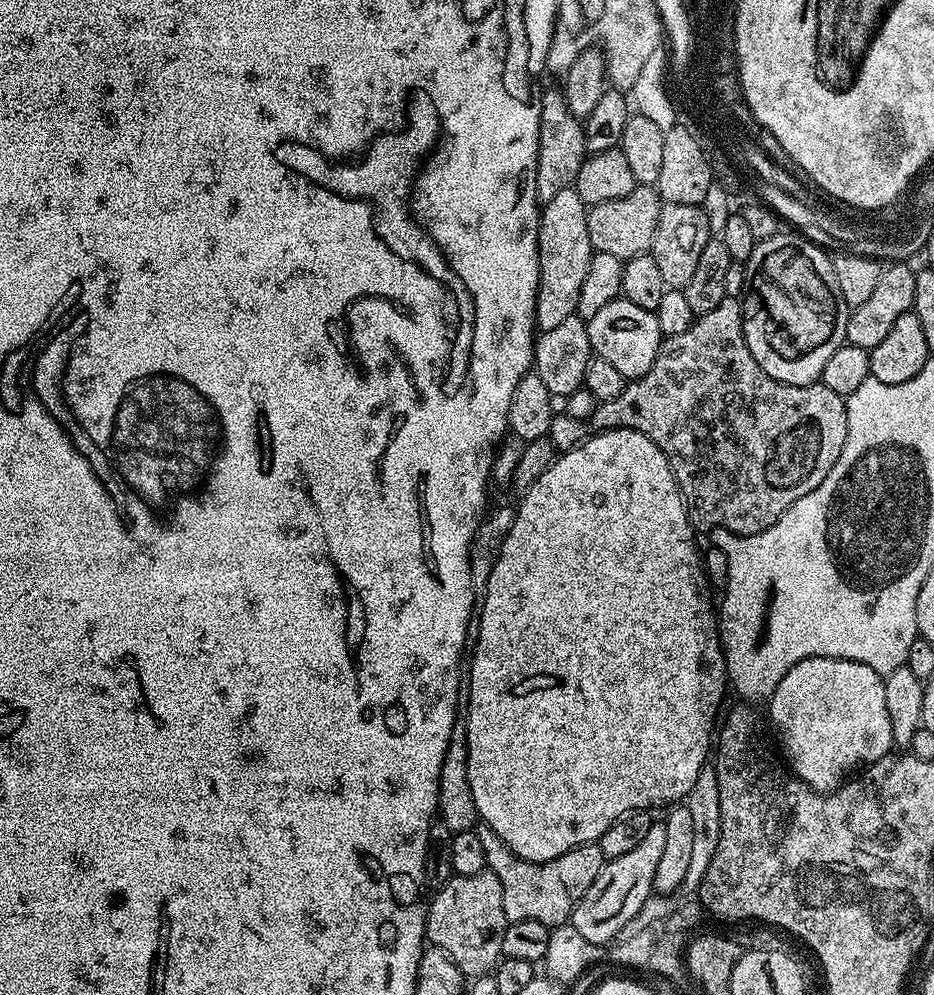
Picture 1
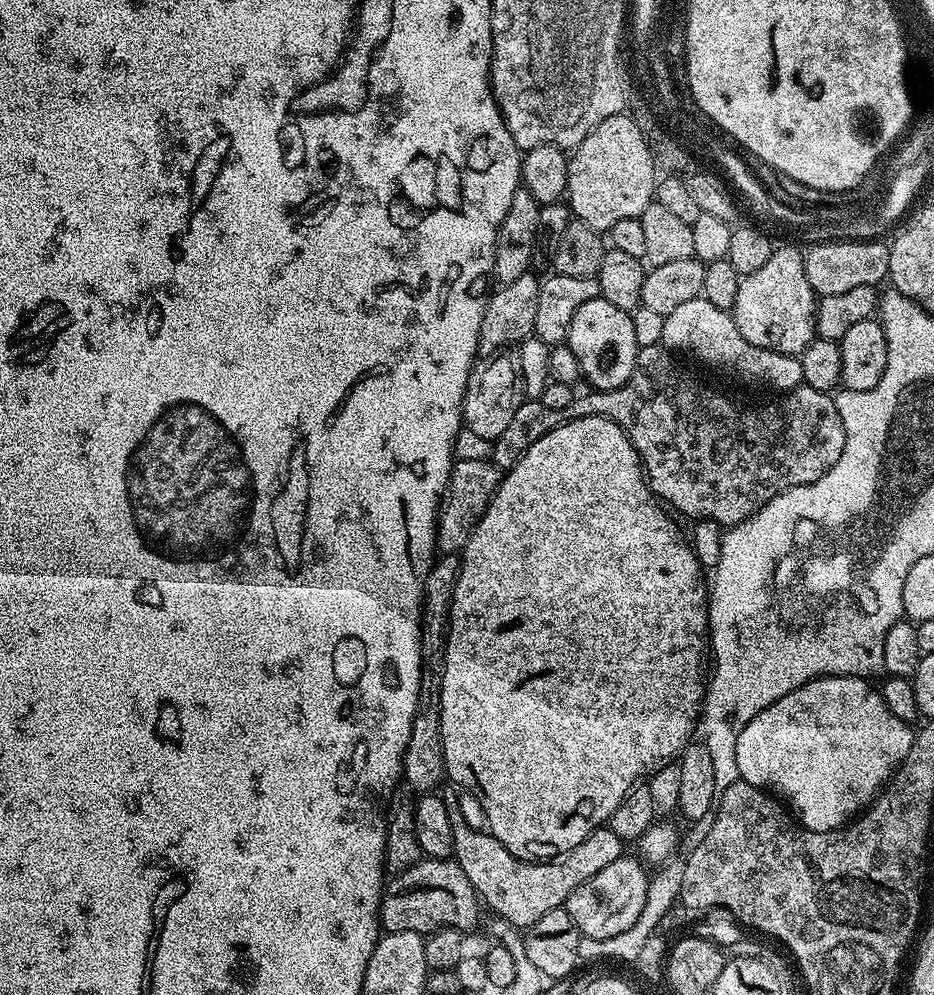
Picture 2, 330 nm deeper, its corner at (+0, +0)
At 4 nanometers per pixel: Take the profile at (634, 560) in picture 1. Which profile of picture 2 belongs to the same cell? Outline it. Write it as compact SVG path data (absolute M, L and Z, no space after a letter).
M579 416L577 420L565 419L562 426L550 430L546 438L538 438L526 454L516 465L503 473L498 490L494 498L489 502L487 510L482 518L474 526L466 546L462 549L460 556L460 573L458 582L454 586L454 598L450 606L448 637L446 638L446 650L444 651L444 669L442 670L442 690L440 691L440 729L442 730L442 750L444 751L444 770L447 779L457 789L465 793L473 792L480 808L484 811L484 820L487 831L491 832L510 854L514 854L519 860L531 860L543 862L551 860L564 853L574 850L582 838L586 838L595 829L607 825L610 814L618 807L618 802L626 798L631 788L636 787L645 778L660 772L668 763L675 761L683 753L693 739L692 731L697 731L698 721L702 716L702 705L706 691L706 668L704 672L704 656L710 652L710 629L708 626L708 597L710 595L709 585L706 583L705 573L700 567L698 558L692 552L691 543L680 533L680 528L667 516L665 505L657 500L648 488L648 482L644 479L644 466L640 462L640 455L634 450L628 435L620 427L609 420L606 416Z

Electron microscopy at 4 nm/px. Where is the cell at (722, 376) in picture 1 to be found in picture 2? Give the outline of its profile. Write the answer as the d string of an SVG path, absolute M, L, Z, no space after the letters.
M660 344L641 348L636 353L634 370L622 387L605 392L588 390L585 396L577 395L564 412L550 410L550 406L542 406L540 400L525 398L506 430L502 430L502 434L492 441L492 463L502 470L514 467L522 454L526 454L526 450L538 442L538 438L546 438L550 430L564 424L566 417L577 420L579 416L606 416L630 438L644 466L644 479L657 500L669 509L677 508L684 516L731 526L744 523L763 504L786 490L822 478L822 474L826 474L826 470L830 470L838 458L842 458L846 430L842 426L835 399L829 393L814 390L809 384L802 383L772 398L776 400L769 404L760 404L757 408L739 408L730 397L716 393L698 377L691 376L675 359L679 360Z

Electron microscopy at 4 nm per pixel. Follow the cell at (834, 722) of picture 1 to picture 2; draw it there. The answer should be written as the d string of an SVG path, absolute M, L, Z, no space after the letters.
M818 676L816 679L798 686L798 690L790 690L790 694L778 698L778 702L766 706L766 710L762 710L757 716L750 718L750 722L746 722L746 730L742 730L742 734L738 734L736 753L738 754L740 779L746 781L747 784L753 784L755 788L763 788L775 793L795 813L799 823L803 824L805 828L815 832L829 832L835 828L845 827L857 813L867 809L869 803L876 799L884 785L891 780L892 773L900 767L906 754L910 754L914 735L913 725L902 718L894 718L894 714L890 714L890 709L887 708L886 702L880 696L879 687L873 686L871 688L868 683L869 681L862 676Z

